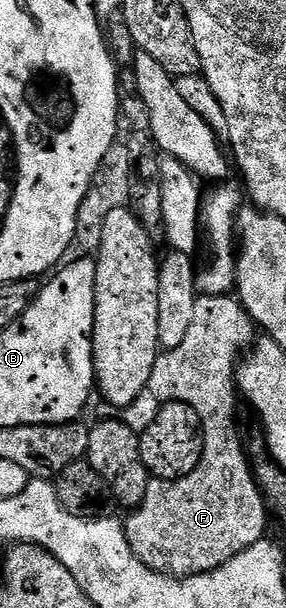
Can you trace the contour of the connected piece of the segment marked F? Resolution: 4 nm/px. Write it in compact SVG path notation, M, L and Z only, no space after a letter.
M232 294L201 295L195 301L195 318L191 321L191 330L187 332L187 337L183 340L183 345L179 345L173 351L165 351L164 353L158 354L157 360L155 361L155 369L151 369L151 381L147 388L148 391L155 393L155 397L161 400L162 403L174 402L191 405L191 409L195 409L195 413L199 413L199 421L203 425L203 433L205 434L203 457L199 461L197 468L190 475L182 479L150 478L149 484L147 485L147 497L143 499L140 507L128 512L129 520L126 518L123 523L125 536L135 553L135 557L139 557L139 561L143 561L143 565L147 565L152 571L158 571L161 575L184 577L187 575L202 575L208 571L214 571L222 567L227 561L231 561L231 557L239 557L239 553L251 549L251 545L255 545L260 539L266 538L265 515L267 519L267 504L265 502L265 496L261 494L261 487L257 483L257 478L253 475L250 456L247 454L247 451L245 455L245 447L241 444L241 431L237 428L237 399L239 403L239 388L236 381L237 368L243 352L254 342L255 334L253 335L253 331L255 332L253 319L245 312L245 306L241 304L240 299L234 297Z

